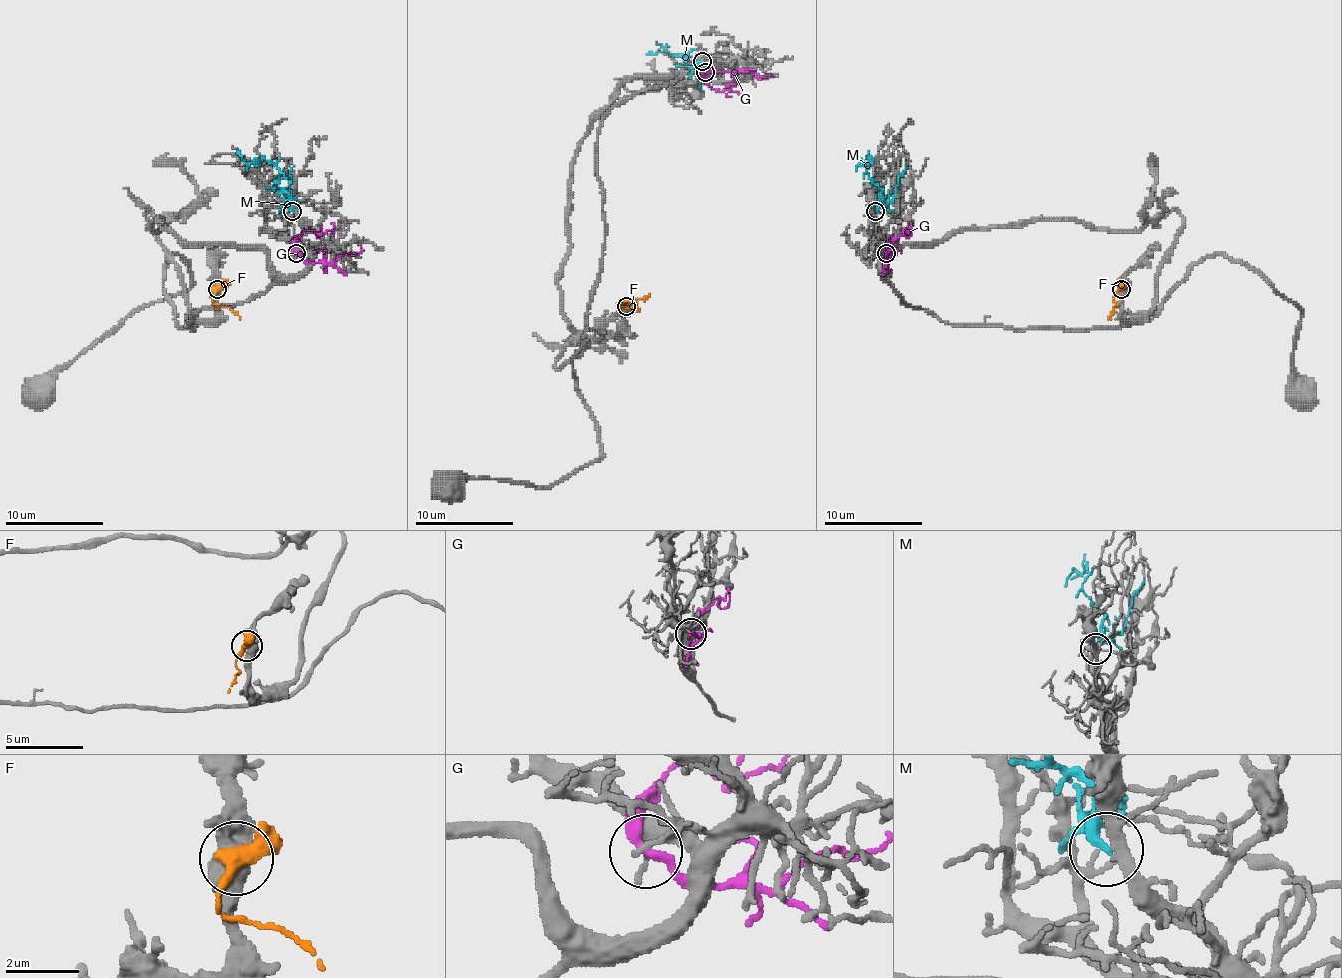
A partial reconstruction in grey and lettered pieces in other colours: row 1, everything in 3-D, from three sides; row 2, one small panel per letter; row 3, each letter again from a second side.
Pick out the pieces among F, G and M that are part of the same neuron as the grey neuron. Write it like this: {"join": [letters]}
{"join": ["M"]}

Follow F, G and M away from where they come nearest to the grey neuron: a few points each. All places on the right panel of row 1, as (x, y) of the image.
F: (1120, 289), (1108, 319)
G: (886, 252), (886, 262), (891, 247)
M: (876, 210), (881, 188), (866, 171), (869, 151)

